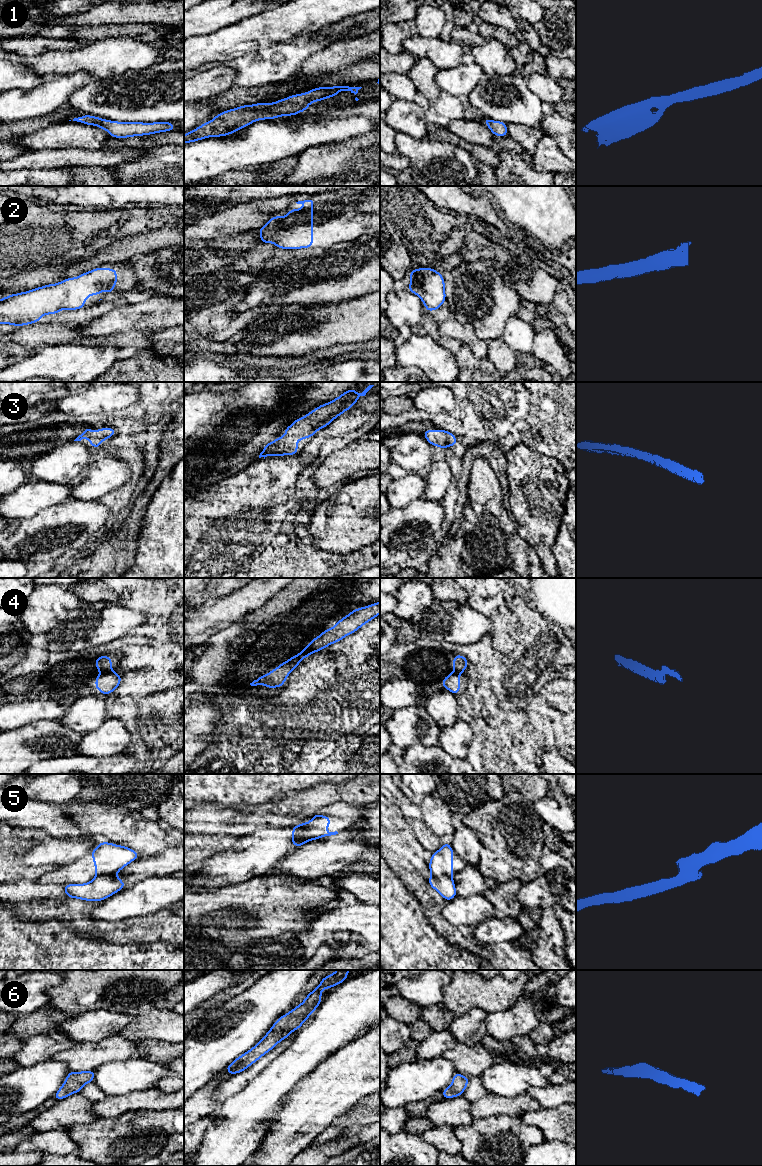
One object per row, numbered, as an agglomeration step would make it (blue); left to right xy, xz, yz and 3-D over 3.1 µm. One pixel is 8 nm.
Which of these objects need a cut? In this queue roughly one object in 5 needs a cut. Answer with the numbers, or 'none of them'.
4, 5

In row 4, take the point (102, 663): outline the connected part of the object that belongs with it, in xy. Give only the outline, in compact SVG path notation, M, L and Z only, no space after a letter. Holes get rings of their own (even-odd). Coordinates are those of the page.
M107 655L97 657L95 660L95 667L100 672L110 670L112 668L112 658Z

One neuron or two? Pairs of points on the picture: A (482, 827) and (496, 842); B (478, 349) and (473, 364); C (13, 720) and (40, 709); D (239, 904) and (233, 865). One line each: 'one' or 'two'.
A: one
B: two
C: one
D: two

